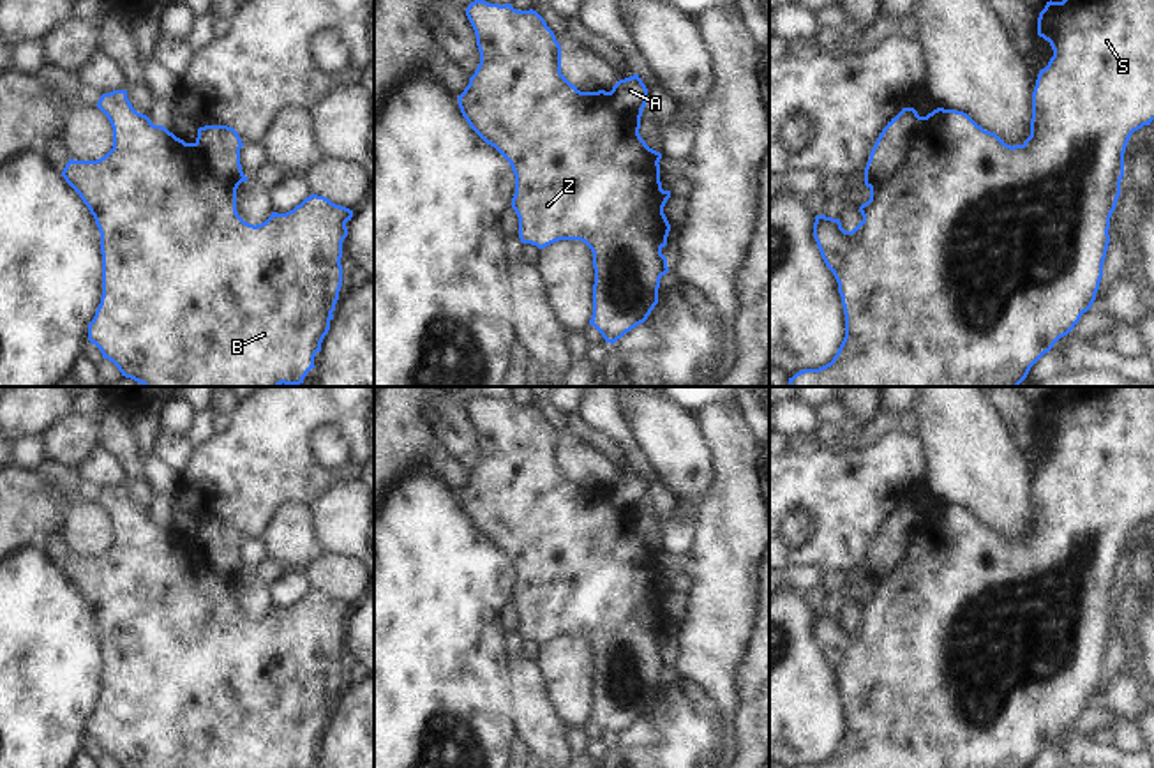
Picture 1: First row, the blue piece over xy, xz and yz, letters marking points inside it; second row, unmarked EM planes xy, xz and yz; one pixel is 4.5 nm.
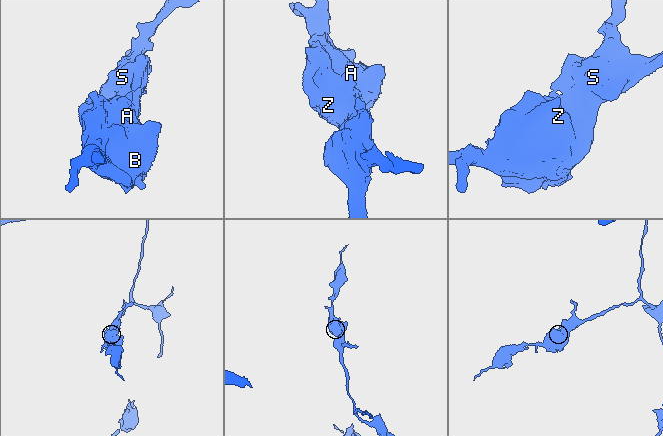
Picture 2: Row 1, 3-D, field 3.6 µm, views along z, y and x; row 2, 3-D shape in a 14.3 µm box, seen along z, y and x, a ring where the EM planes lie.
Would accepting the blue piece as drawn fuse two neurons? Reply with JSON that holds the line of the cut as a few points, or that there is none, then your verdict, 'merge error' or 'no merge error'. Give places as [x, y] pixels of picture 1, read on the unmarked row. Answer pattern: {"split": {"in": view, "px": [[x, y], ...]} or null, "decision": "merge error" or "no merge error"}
{"split": {"in": "yz", "px": [[920, 512], [906, 553], [888, 572], [869, 581]]}, "decision": "merge error"}

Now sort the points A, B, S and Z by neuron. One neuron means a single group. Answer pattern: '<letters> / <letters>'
A / B S Z

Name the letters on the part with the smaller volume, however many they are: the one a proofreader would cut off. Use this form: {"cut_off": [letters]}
{"cut_off": ["A"]}

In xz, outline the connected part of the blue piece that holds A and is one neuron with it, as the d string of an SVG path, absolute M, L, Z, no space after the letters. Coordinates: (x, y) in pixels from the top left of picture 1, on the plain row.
M639 470L619 475L609 487L611 501L619 508L626 505L642 507L646 503L646 491L648 491L648 484L639 473Z

